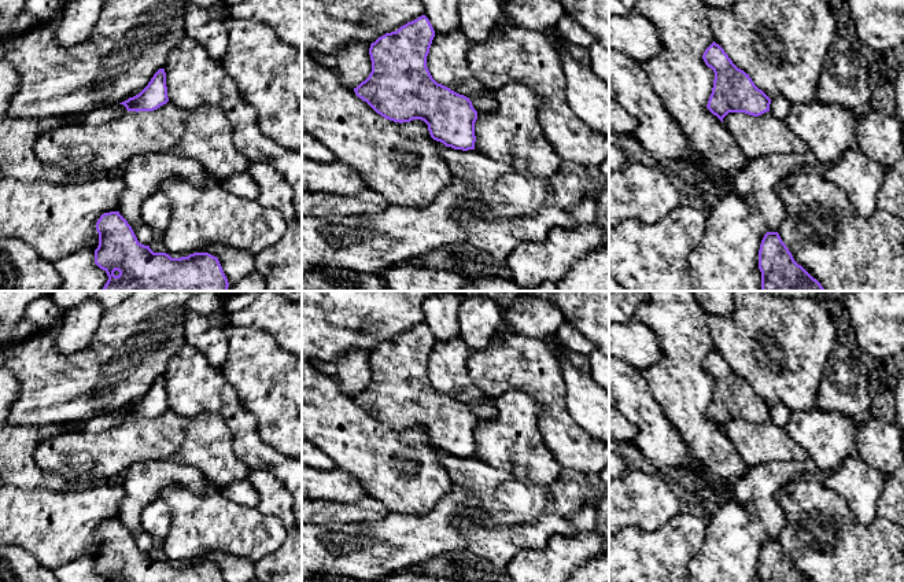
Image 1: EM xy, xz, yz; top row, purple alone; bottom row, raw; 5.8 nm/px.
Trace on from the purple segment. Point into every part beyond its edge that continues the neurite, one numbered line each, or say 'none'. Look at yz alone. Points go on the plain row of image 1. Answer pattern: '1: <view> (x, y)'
none

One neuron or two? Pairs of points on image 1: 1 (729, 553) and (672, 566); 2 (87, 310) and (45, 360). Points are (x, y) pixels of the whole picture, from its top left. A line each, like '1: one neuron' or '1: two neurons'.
1: two neurons
2: two neurons

